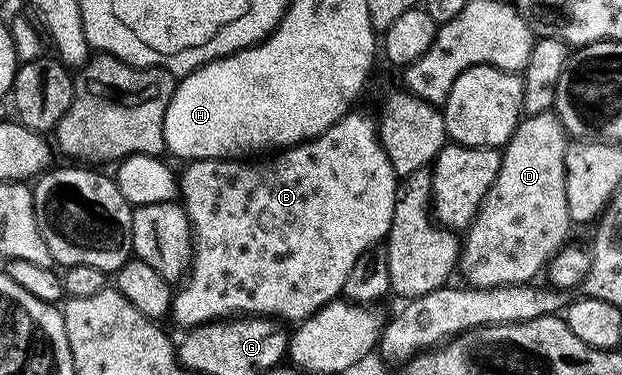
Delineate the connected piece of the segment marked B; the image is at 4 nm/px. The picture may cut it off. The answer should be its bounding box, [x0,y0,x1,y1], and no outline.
[172,111,400,330]

